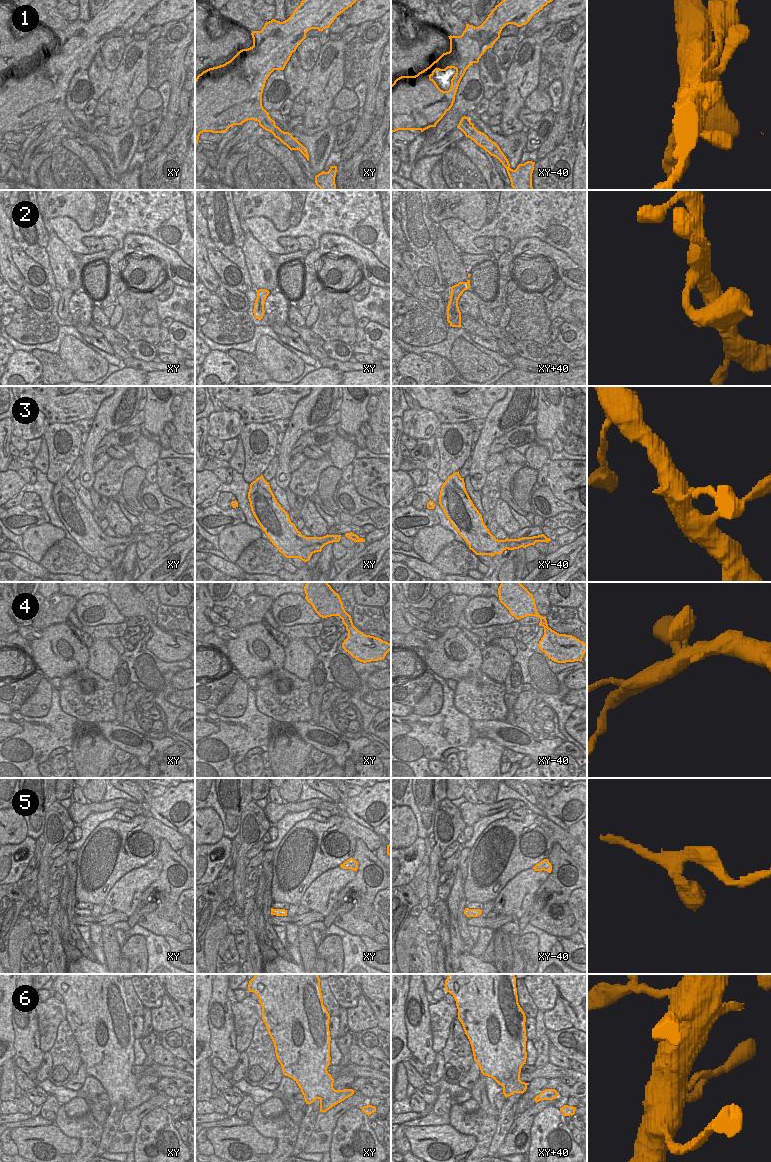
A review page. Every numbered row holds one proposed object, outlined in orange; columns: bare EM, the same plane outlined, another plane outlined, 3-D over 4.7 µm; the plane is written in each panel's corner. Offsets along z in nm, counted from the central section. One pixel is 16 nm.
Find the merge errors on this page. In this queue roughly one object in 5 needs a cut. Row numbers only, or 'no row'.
no row

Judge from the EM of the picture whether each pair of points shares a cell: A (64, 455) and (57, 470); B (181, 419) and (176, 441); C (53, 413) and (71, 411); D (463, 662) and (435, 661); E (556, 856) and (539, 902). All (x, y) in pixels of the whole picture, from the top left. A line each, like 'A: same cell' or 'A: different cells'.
A: same cell
B: same cell
C: same cell
D: same cell
E: same cell

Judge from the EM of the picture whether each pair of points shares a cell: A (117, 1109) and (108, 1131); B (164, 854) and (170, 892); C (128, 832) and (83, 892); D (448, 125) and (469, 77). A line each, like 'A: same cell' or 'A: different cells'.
A: same cell
B: same cell
C: same cell
D: same cell

